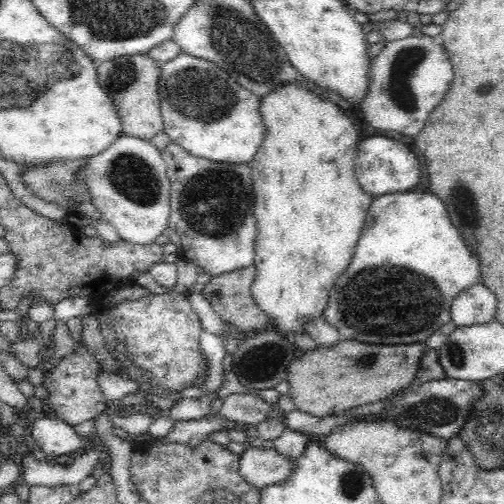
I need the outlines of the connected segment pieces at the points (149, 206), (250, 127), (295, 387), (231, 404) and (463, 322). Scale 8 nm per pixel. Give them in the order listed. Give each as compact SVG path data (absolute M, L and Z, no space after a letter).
M124 134L120 135L116 139L116 142L110 144L108 148L99 152L96 156L90 157L88 164L84 164L84 166L80 168L78 177L82 177L82 181L86 181L86 185L88 185L88 195L92 197L90 202L99 210L103 219L107 220L117 230L120 239L132 244L140 244L144 246L146 244L154 243L160 234L168 232L168 218L170 216L170 179L168 179L165 160L162 158L161 152L158 151L158 148L151 142L151 140L142 140L141 138Z
M180 52L176 58L162 63L158 87L163 132L168 134L170 142L180 145L192 156L214 162L248 165L254 160L254 155L264 140L264 121L260 115L260 98L230 78L223 68L209 60Z
M348 340L338 341L334 346L317 346L314 351L305 353L302 358L296 358L288 366L286 381L290 383L289 394L295 408L302 412L318 418L340 415L345 410L362 404L387 400L392 394L408 388L416 381L416 373L427 350L424 341L407 345L377 345Z
M232 393L223 398L218 415L234 424L238 422L257 426L267 419L269 410L270 404L256 394Z
M484 284L472 287L452 302L450 321L456 327L485 324L495 320L497 299Z

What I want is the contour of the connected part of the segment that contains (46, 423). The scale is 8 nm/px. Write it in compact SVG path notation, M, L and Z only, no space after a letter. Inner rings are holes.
M40 416L31 426L30 443L39 455L47 460L70 454L80 447L81 439L71 425L62 419Z

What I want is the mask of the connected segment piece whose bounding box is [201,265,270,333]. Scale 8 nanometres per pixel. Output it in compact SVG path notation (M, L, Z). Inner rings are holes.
M254 265L232 272L222 273L212 277L205 284L205 288L201 292L204 299L210 304L212 311L216 312L220 316L220 319L236 326L242 333L253 330L255 332L261 332L270 327L268 315L264 315L264 312L256 307L256 303L254 303L254 298L252 297L251 284L255 279L255 274L256 269Z

